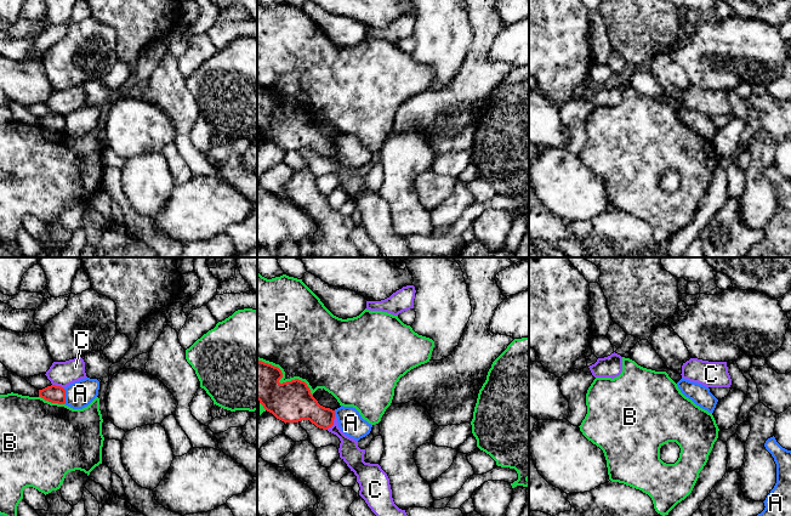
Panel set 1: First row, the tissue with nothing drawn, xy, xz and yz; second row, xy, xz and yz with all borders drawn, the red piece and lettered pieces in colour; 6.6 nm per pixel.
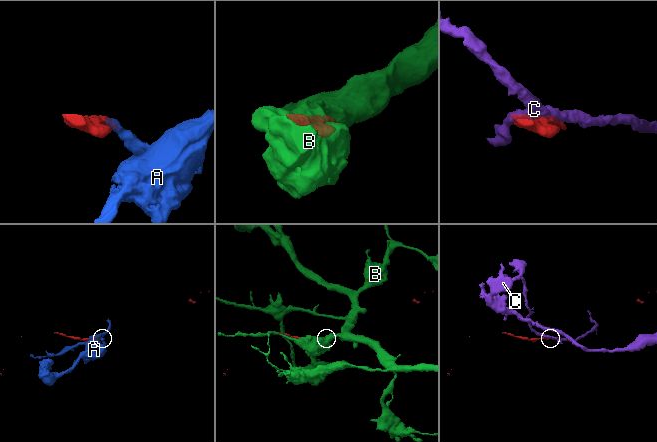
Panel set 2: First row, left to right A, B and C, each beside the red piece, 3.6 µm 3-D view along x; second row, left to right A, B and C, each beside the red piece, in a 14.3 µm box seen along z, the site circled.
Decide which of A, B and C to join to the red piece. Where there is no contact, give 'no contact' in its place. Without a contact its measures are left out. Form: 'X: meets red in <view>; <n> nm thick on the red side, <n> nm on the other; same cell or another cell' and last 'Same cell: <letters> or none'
A: meets red in xy; 120 nm thick on the red side, 180 nm on the other; another cell
B: meets red in xz; 280 nm thick on the red side, 380 nm on the other; another cell
C: meets red in xz; 200 nm thick on the red side, 140 nm on the other; another cell
Same cell: none

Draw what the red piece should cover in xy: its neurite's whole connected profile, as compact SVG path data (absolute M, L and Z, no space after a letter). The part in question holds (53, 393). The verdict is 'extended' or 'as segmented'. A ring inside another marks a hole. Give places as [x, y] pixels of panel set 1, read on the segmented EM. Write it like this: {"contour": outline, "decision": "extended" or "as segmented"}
{"contour": "M51 385L42 390L39 390L39 397L51 403L64 404L66 403L66 390L61 386Z", "decision": "as segmented"}

